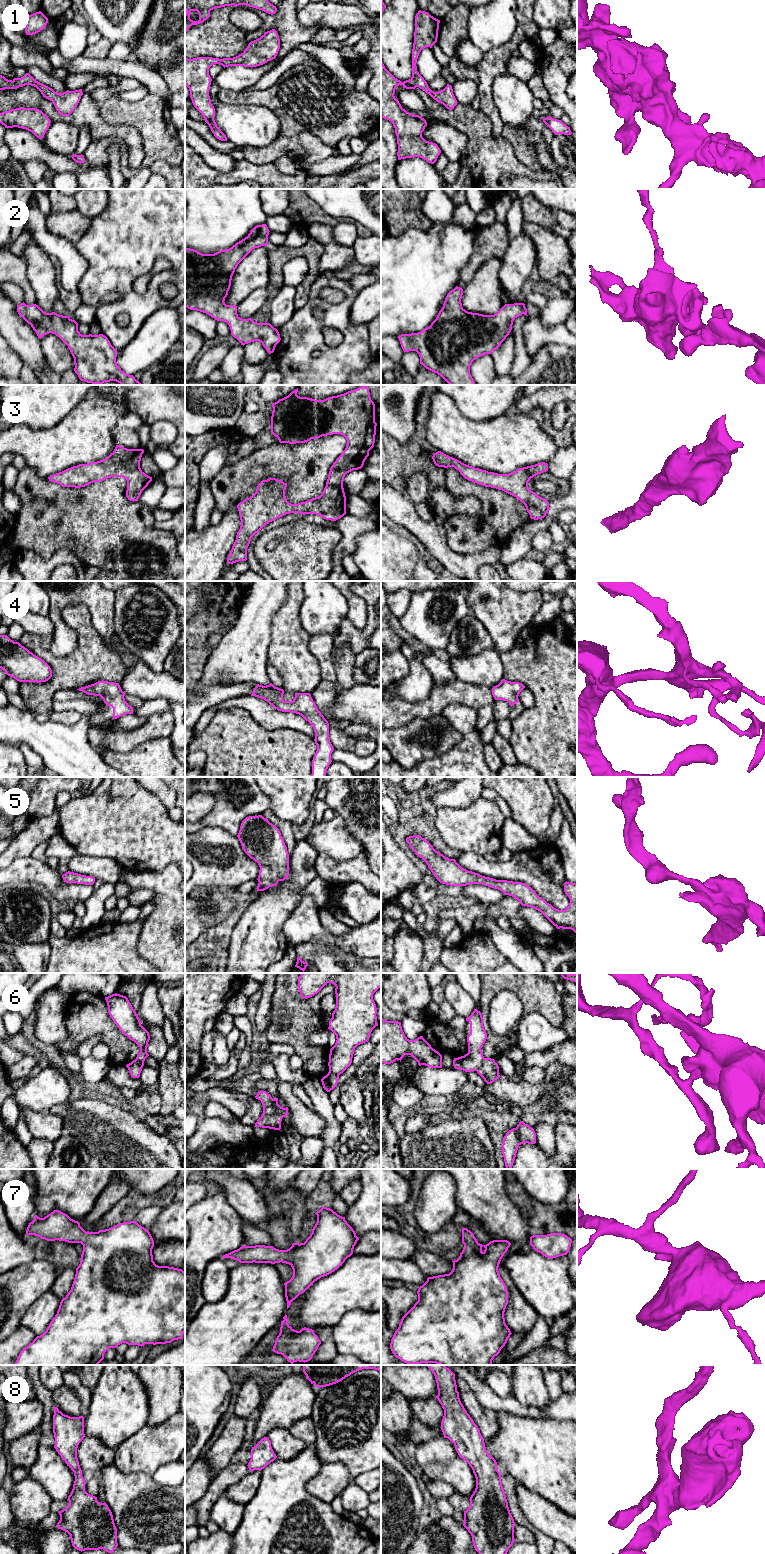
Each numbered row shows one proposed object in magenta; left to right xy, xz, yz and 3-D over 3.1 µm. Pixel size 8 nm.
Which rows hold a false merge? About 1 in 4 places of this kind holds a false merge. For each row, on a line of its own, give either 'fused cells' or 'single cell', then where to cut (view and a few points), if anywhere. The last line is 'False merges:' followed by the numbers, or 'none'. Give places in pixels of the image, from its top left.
1: single cell; no cut
2: single cell; no cut
3: single cell; no cut
4: single cell; no cut
5: single cell; no cut
6: fused cells; cut in yz along (485, 1058), (476, 1070)
7: single cell; no cut
8: single cell; no cut
False merges: 6

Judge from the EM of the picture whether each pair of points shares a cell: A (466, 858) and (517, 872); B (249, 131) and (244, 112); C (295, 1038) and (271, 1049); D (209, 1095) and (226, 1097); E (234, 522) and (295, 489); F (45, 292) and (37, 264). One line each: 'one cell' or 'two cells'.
A: one cell
B: one cell
C: two cells
D: one cell
E: two cells
F: one cell

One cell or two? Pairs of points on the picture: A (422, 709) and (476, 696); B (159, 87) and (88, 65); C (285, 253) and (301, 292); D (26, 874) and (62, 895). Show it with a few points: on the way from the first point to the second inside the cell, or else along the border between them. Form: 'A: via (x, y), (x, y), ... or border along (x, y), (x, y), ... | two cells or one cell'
A: via (435, 702), (441, 696), (463, 696) | one cell
B: via (141, 72), (134, 68), (106, 66) | one cell
C: via (300, 253), (305, 253), (312, 260), (311, 277) | one cell
D: via (35, 874), (41, 874), (53, 886) | one cell

